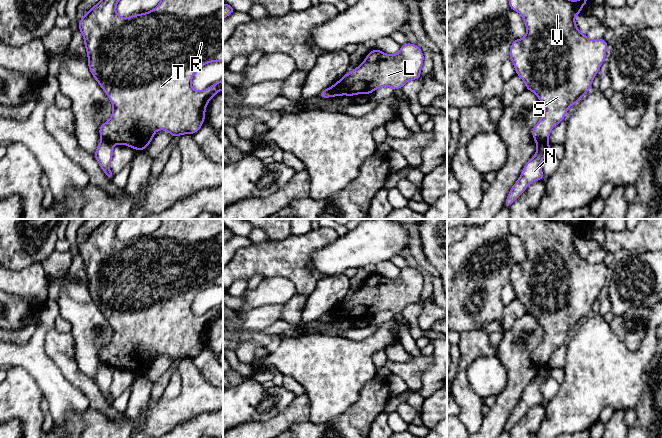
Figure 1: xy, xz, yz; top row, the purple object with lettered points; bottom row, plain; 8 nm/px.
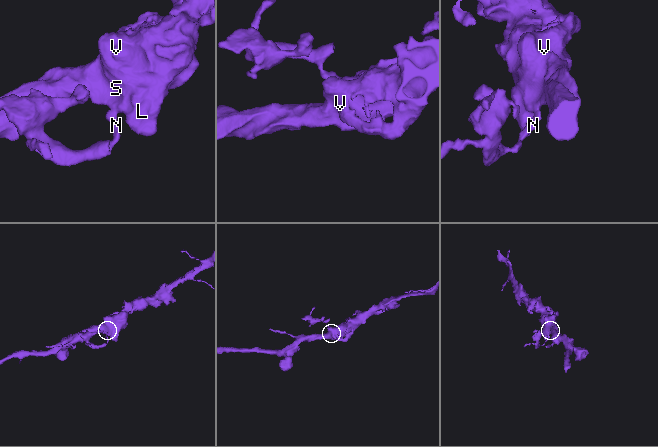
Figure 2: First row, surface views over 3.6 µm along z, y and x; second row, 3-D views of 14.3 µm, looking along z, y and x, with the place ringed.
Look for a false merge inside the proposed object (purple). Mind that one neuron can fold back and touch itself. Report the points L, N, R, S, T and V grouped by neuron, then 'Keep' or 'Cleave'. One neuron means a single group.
Groups: L R S T V / N. Cleave

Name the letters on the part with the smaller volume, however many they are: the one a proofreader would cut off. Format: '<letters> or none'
N

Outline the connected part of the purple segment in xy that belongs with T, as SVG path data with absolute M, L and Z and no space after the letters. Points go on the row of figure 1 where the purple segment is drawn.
M100 0L90 11L85 13L78 23L79 31L84 38L89 70L100 87L107 94L113 106L110 119L99 127L99 135L103 140L111 142L114 145L122 144L132 149L144 151L158 130L169 132L172 138L184 134L192 135L196 133L205 121L205 111L208 102L219 91L223 90L223 78L203 91L194 90L191 84L192 78L199 68L210 62L223 62L223 0L161 0L150 12L131 15L128 18L121 17L116 13L118 2L119 0Z

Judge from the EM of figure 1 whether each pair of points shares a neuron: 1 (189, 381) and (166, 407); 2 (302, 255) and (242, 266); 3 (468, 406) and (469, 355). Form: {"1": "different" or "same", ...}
{"1": "same", "2": "same", "3": "same"}

